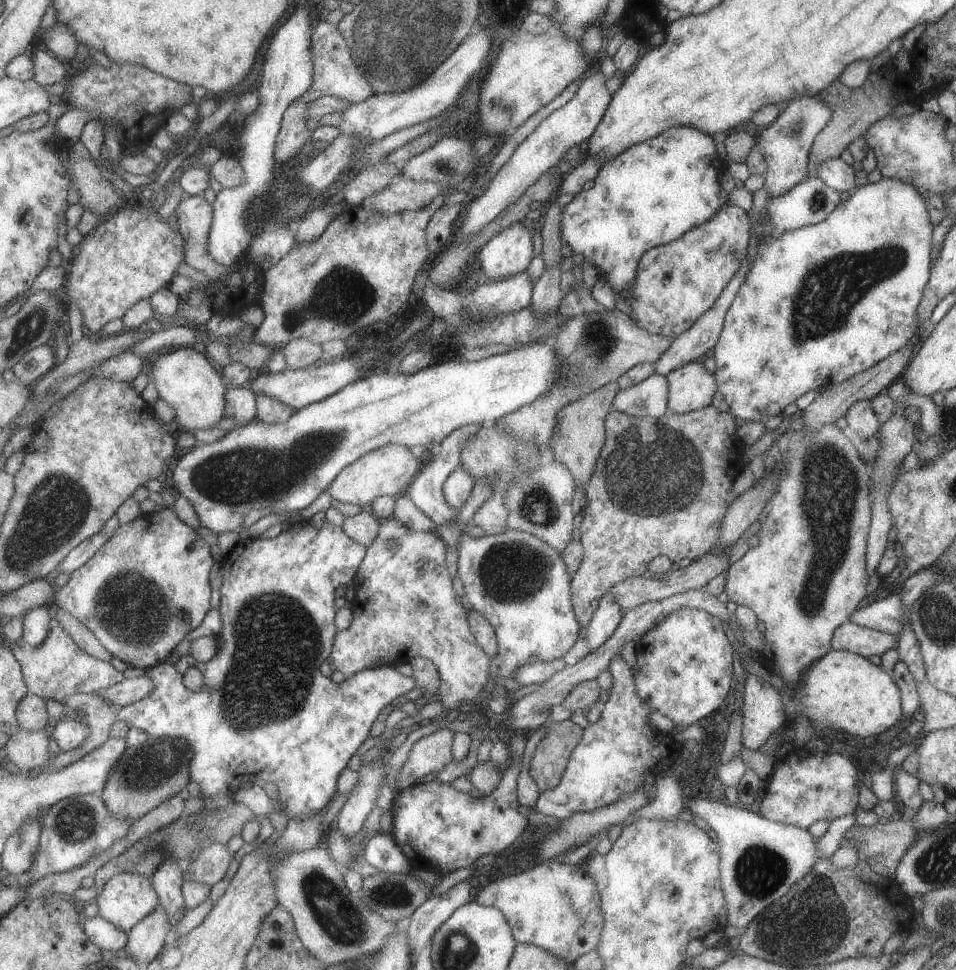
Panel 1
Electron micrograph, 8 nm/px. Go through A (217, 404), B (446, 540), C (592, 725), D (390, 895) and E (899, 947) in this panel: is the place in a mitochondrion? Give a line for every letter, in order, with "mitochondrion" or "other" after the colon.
A: other
B: other
C: other
D: mitochondrion
E: other

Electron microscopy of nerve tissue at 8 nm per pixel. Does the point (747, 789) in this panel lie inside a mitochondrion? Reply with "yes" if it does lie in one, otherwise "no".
no

